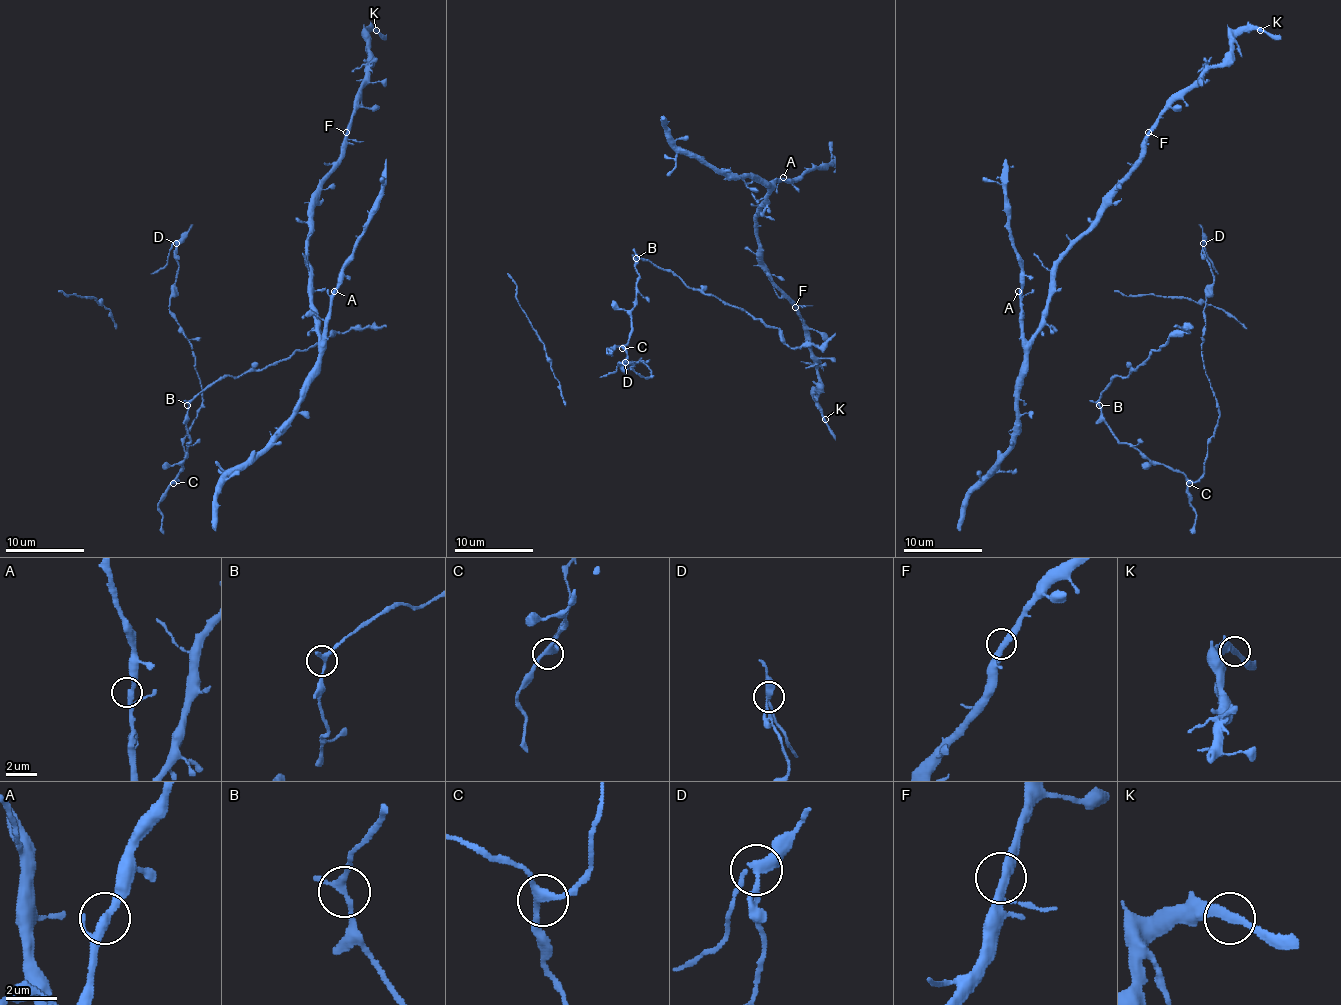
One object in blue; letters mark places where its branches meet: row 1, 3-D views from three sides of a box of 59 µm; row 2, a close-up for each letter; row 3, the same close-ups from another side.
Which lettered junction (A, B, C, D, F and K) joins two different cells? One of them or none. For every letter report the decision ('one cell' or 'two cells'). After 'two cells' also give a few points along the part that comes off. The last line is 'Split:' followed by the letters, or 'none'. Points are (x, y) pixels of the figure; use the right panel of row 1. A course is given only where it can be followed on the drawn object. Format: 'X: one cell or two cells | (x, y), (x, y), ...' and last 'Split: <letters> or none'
A: one cell
B: one cell
C: one cell
D: two cells | (1203, 244), (1219, 273)
F: one cell
K: one cell
Split: D

